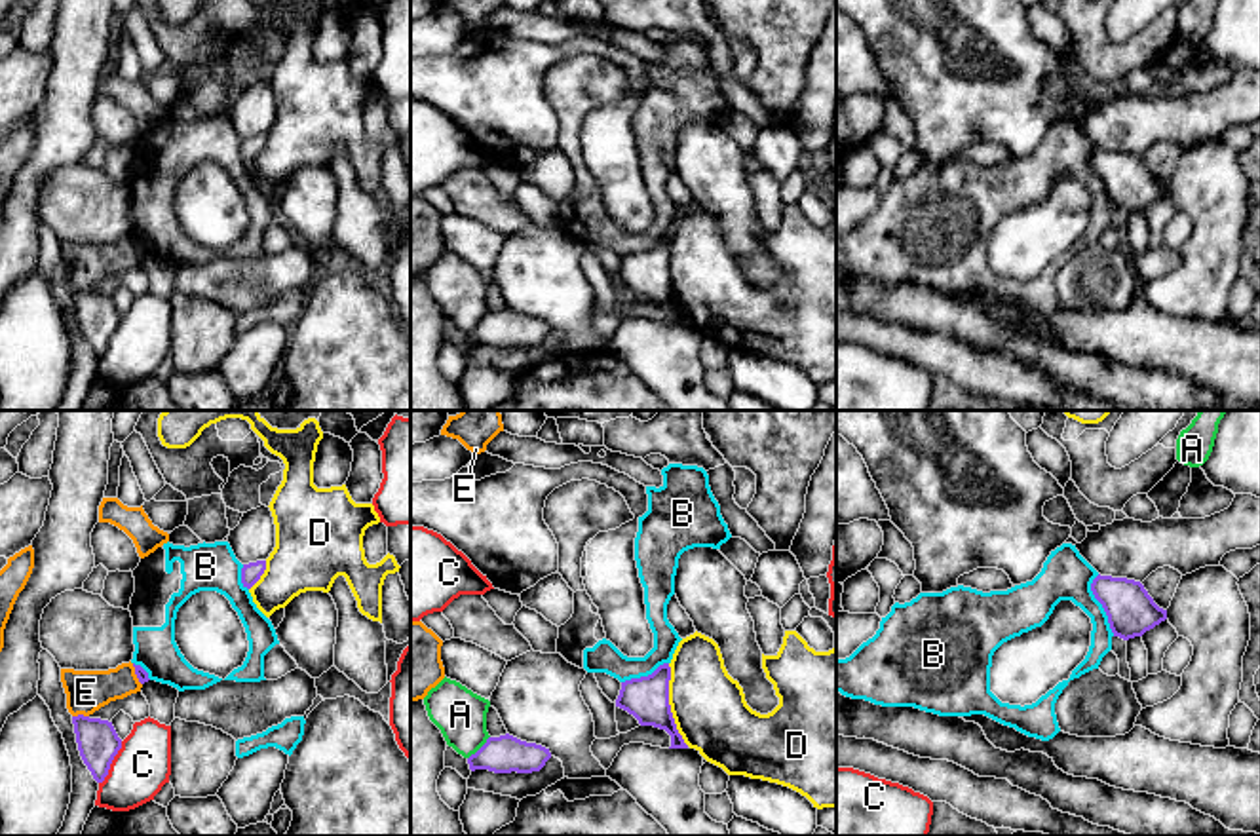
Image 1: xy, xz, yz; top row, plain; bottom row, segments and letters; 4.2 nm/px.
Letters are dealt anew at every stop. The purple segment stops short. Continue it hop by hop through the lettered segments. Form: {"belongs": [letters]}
{"belongs": []}

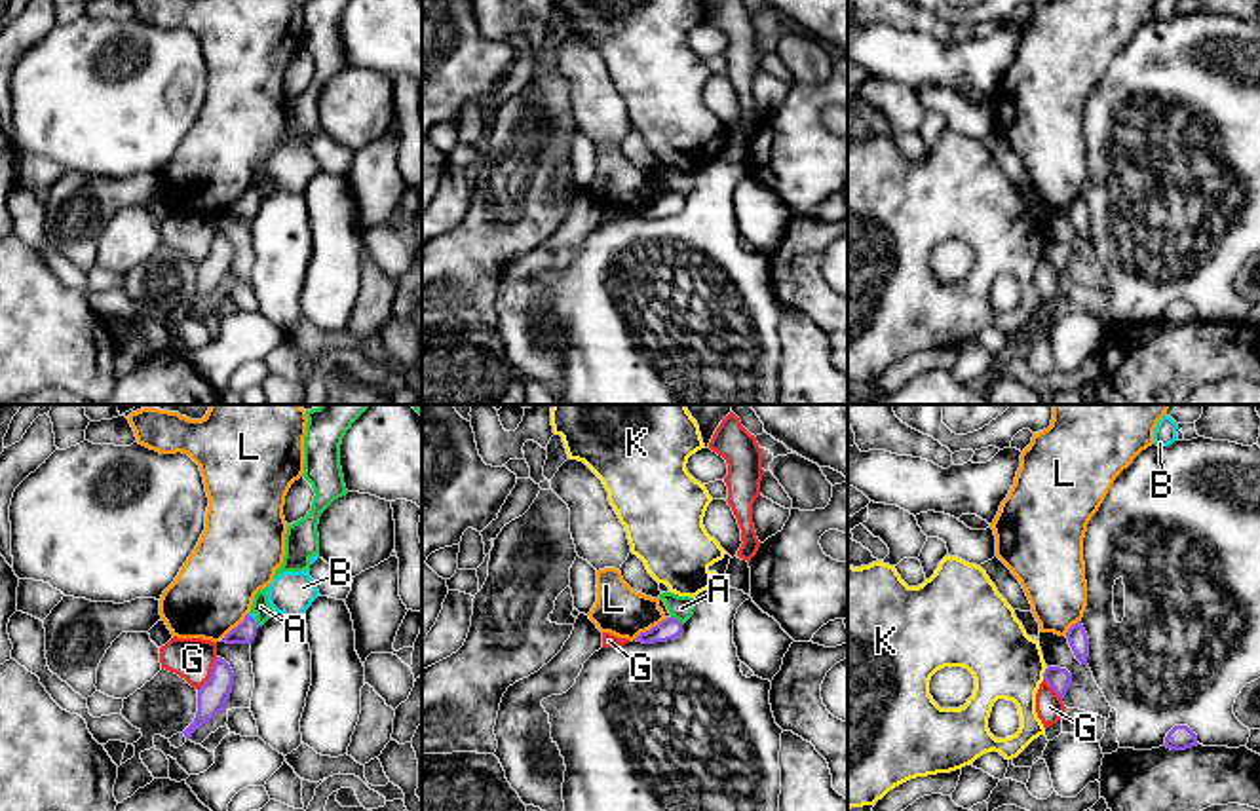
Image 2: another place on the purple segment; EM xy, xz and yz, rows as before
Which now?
{"belongs": ["B"]}

